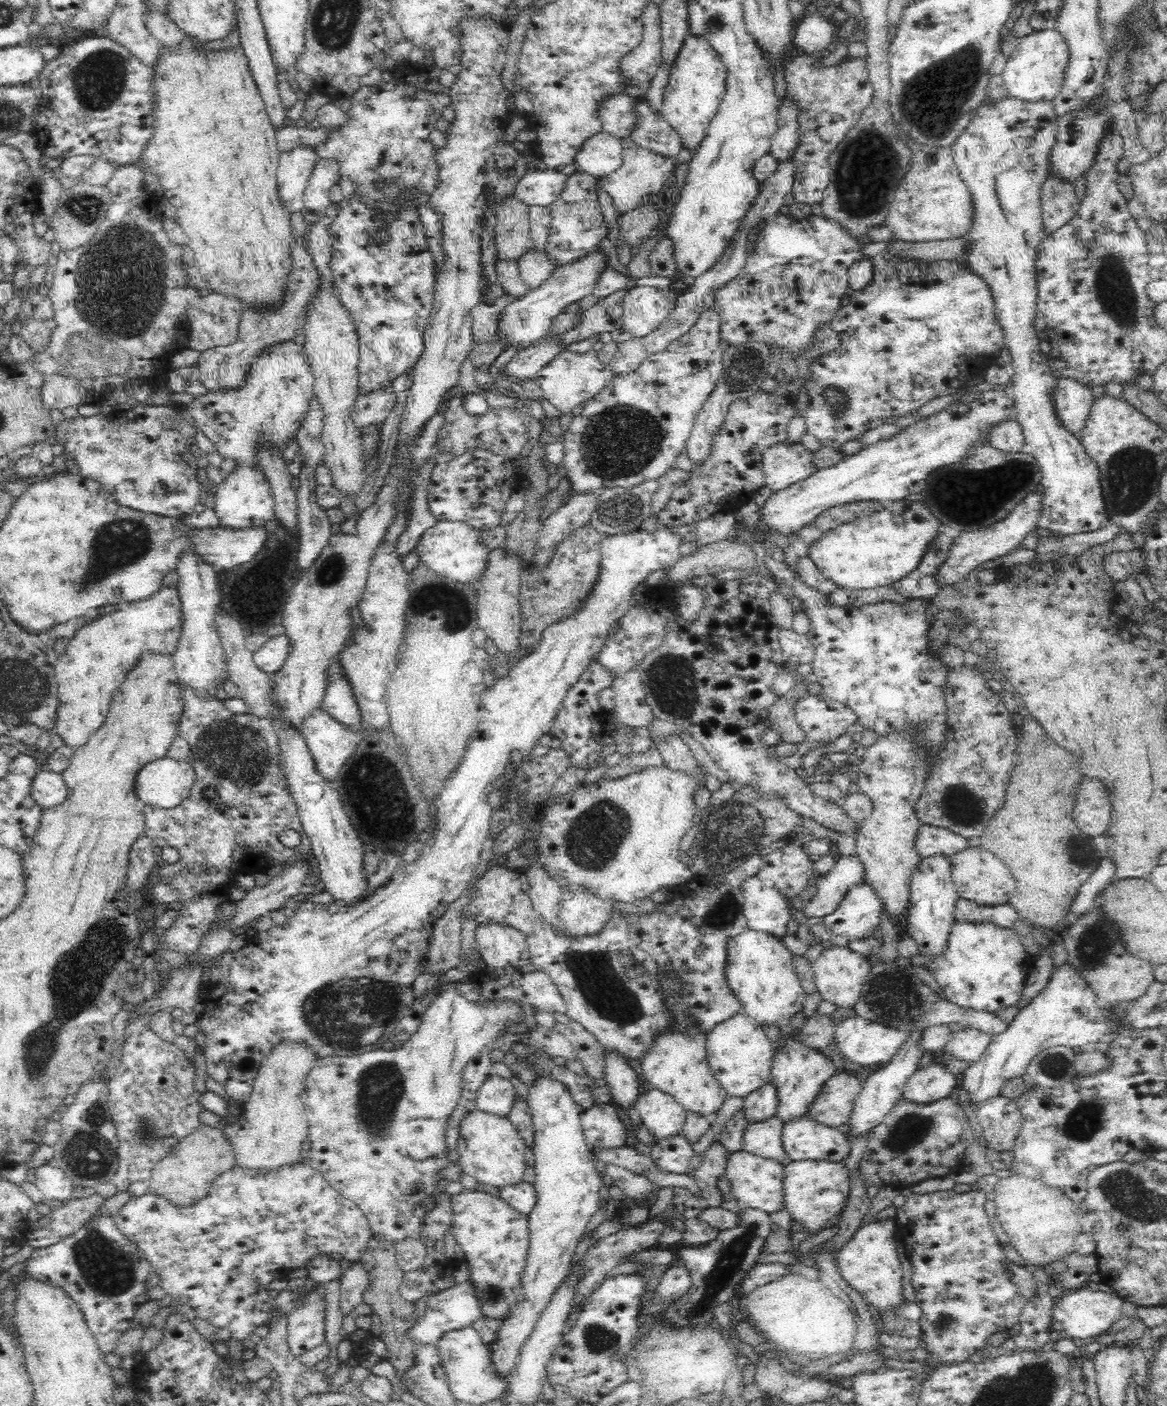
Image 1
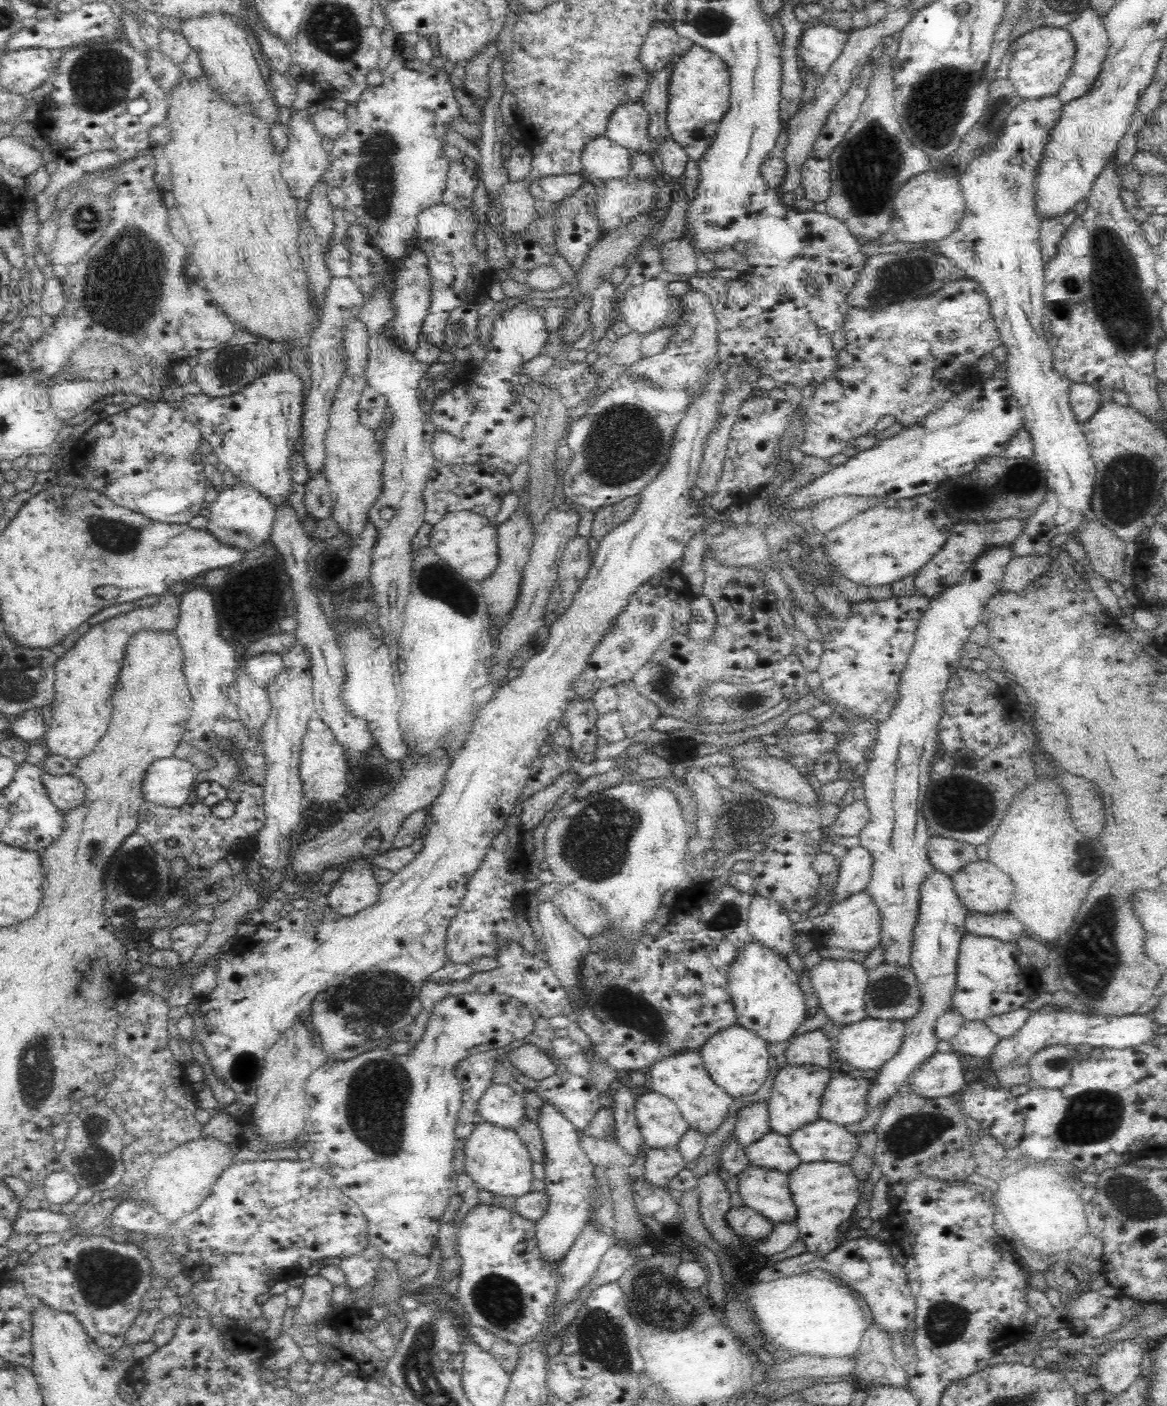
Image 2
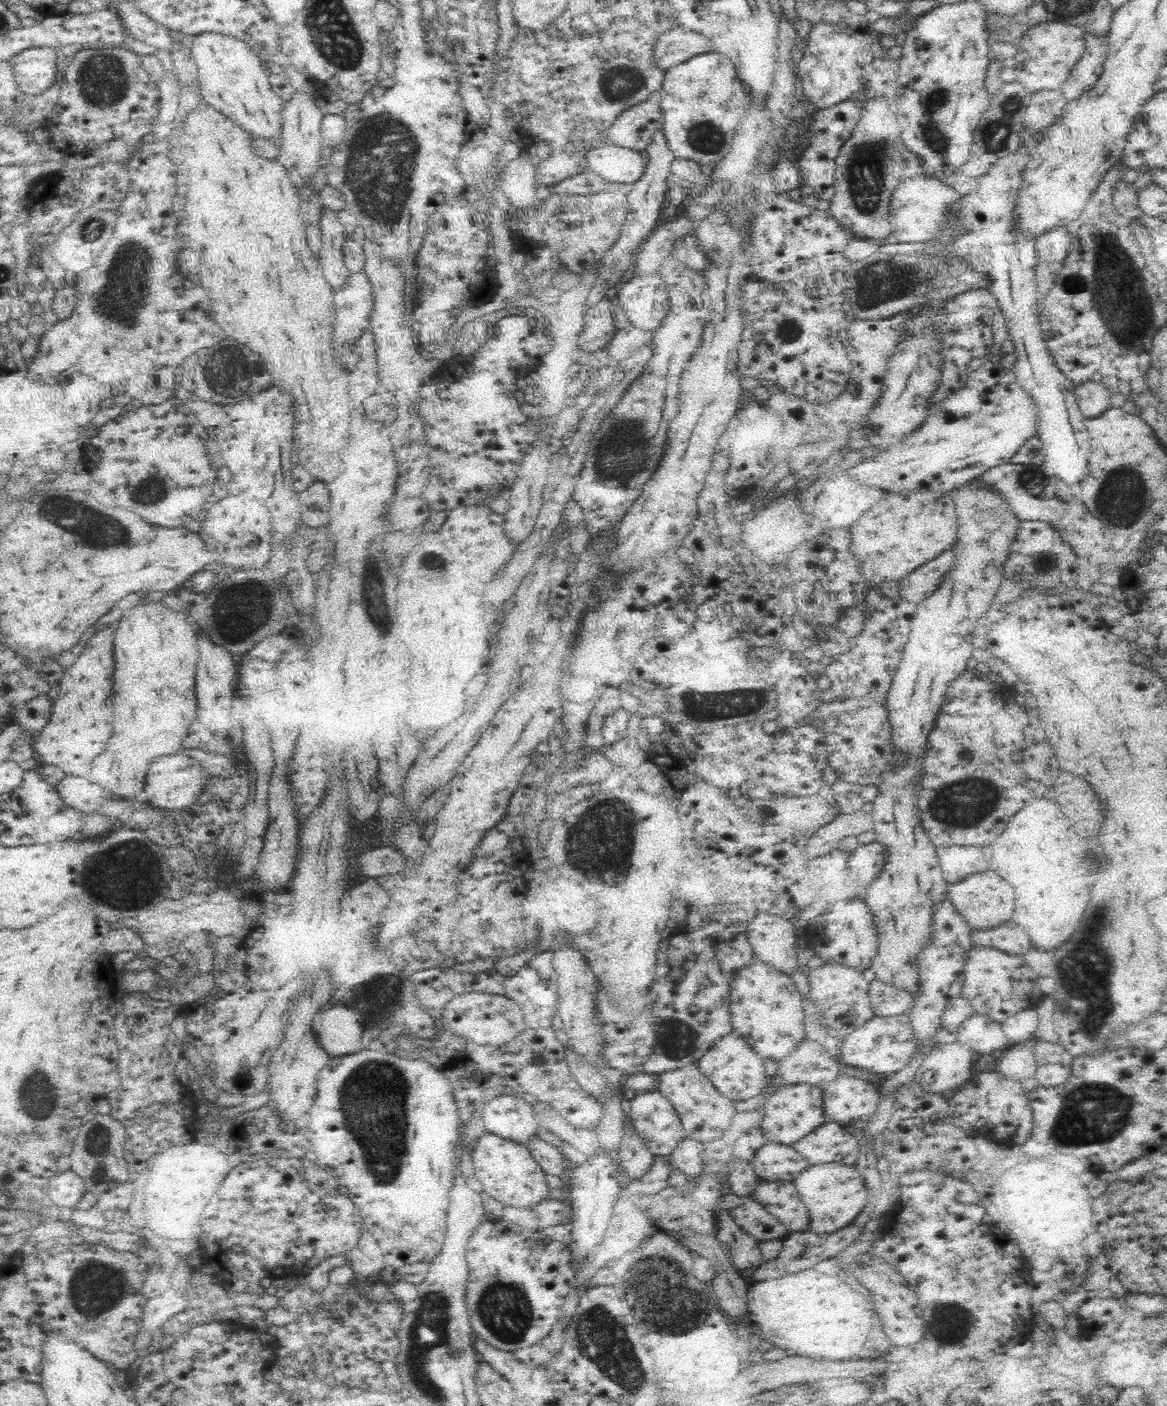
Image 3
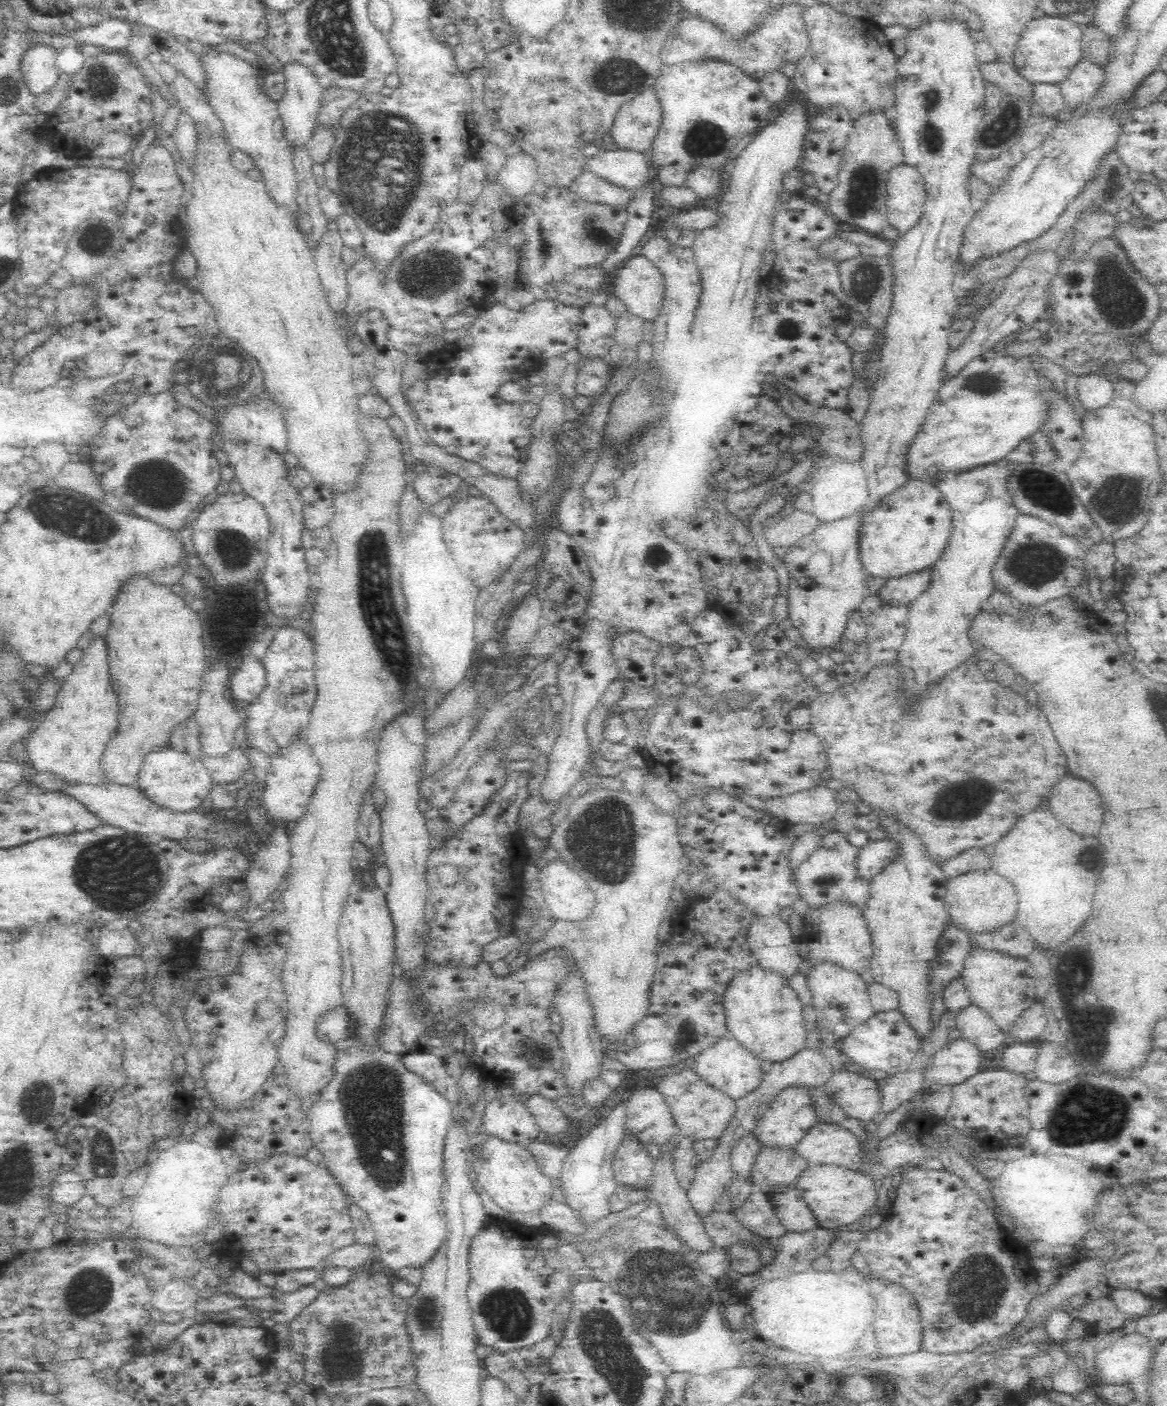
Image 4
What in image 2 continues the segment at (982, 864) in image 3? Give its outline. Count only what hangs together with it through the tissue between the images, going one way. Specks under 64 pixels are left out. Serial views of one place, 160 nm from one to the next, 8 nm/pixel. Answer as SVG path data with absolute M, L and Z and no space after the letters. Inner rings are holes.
M930 836L926 851L935 870L950 877L966 864L976 862L978 856L982 855L976 854L976 848L972 844L941 836Z

